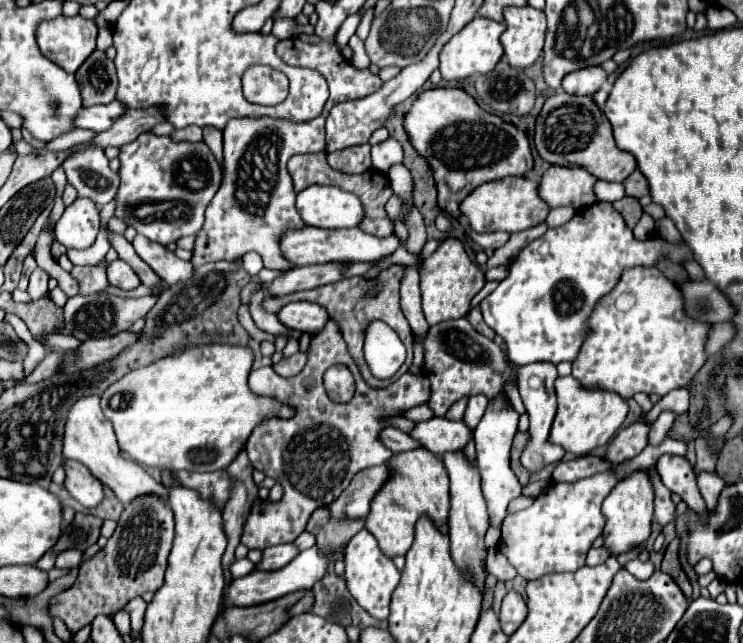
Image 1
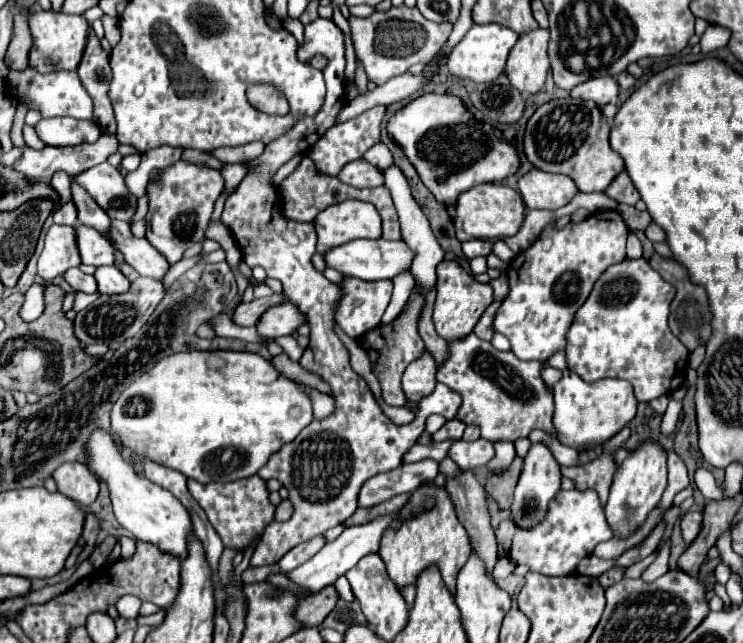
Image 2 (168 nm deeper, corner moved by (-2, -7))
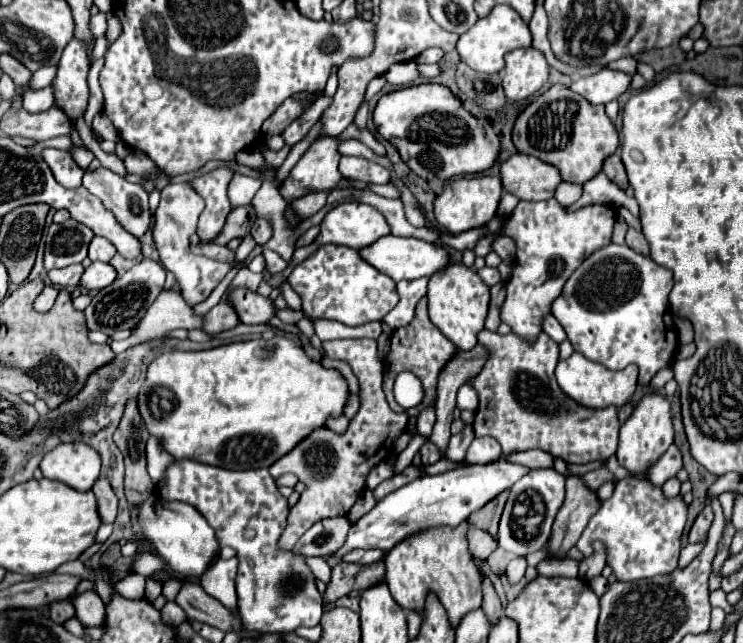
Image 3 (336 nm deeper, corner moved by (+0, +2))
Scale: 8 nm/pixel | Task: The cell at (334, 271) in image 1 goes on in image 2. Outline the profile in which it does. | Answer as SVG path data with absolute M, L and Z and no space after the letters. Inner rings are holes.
M271 295L271 297L263 297L263 299L253 299L251 303L241 303L231 321L239 327L249 327L249 325L255 325L257 323L257 317L261 317L261 313L271 307L271 305L277 305L277 303L283 303L285 301L285 295Z

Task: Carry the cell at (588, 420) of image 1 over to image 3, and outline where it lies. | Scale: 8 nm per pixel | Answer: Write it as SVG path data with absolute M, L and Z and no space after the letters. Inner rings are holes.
M573 352L567 360L557 364L555 370L555 378L559 388L577 404L585 406L585 408L607 408L607 406L615 406L621 408L625 406L633 394L635 394L635 386L637 386L637 368L635 366L627 366L625 370L607 370L601 364L595 364L591 360L587 360L583 354Z

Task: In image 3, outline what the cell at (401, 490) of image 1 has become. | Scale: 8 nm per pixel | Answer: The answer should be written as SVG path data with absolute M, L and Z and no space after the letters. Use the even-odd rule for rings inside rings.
M467 520L459 526L427 528L407 536L385 554L385 582L403 608L415 608L421 612L427 592L435 592L449 614L451 624L457 626L463 614L481 606L479 570L467 548L467 530Z

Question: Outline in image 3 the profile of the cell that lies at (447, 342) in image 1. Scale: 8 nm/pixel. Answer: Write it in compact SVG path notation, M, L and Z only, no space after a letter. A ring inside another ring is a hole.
M481 330L477 340L489 356L481 372L467 382L479 394L479 406L473 418L475 436L497 438L505 454L539 448L575 464L587 464L615 454L621 426L617 408L589 410L571 402L571 398L557 388L555 366L559 348L547 334L541 334L533 346L515 334L501 336L489 330Z

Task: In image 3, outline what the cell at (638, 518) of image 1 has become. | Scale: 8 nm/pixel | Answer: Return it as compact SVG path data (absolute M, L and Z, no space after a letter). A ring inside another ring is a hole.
M649 392L633 410L633 414L627 418L627 422L621 426L617 460L635 480L649 480L649 468L665 454L665 450L671 444L673 444L673 424L669 402L659 392Z

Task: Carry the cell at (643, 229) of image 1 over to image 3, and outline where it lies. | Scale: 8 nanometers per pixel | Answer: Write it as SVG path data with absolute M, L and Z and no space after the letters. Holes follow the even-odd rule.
M617 218L615 230L613 230L613 242L615 244L625 244L625 234L627 234L627 222L623 218Z

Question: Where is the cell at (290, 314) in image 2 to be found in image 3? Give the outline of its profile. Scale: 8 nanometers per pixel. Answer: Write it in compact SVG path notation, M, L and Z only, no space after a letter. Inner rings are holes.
M247 288L233 290L231 304L235 306L239 320L243 318L243 324L267 324L277 316L277 306L269 296L261 296Z

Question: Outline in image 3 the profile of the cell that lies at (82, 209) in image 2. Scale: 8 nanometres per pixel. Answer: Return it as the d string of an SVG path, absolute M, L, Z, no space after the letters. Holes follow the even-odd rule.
M45 148L43 150L43 158L49 164L55 180L61 186L65 186L65 188L79 188L81 186L83 168L79 168L75 164L75 160L71 160L69 152L55 150L55 148Z

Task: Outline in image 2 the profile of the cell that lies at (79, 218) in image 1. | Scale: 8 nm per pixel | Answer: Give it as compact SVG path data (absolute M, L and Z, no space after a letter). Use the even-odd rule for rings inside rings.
M79 225L77 227L77 245L79 245L79 253L85 265L113 265L113 247L109 241L105 241L105 237L101 237L101 233L97 233L95 229L89 229L87 225Z

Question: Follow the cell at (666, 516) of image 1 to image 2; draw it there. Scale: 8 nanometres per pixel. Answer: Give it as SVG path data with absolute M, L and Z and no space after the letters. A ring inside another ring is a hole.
M691 511L683 517L681 521L681 531L683 531L683 539L687 545L691 545L695 541L695 537L701 531L701 523L703 523L703 515L699 511Z

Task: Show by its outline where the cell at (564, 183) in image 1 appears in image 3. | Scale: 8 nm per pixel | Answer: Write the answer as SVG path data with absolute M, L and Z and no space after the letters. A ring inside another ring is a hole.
M513 154L501 164L501 182L519 200L549 200L563 180L553 164L529 154Z

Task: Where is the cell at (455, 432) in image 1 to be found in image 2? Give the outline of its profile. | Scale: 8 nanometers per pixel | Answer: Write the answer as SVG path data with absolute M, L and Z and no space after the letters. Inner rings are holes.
M463 439L455 441L449 449L449 457L461 467L461 469L479 469L485 467L487 461L493 459L493 443L485 439L477 439L473 443L467 443Z

